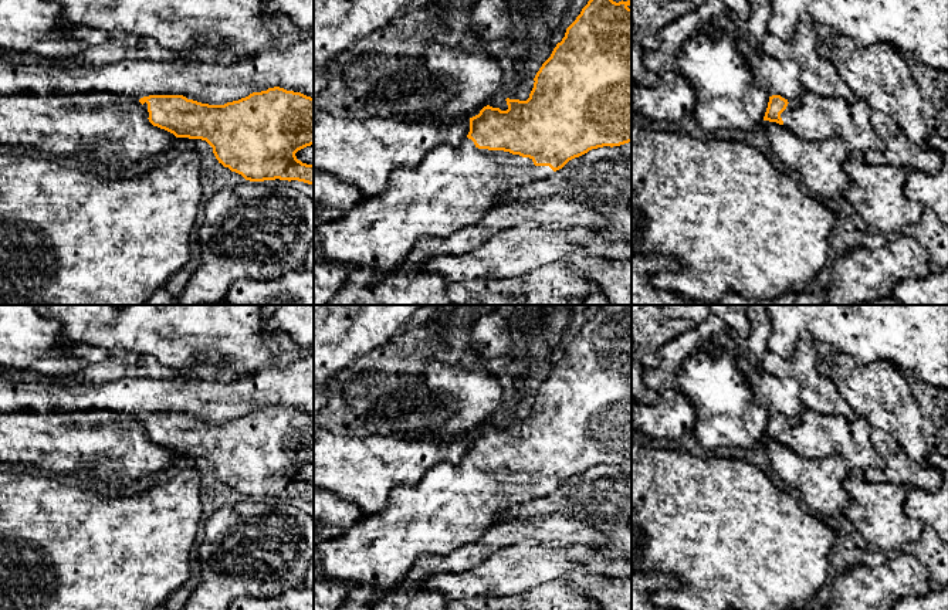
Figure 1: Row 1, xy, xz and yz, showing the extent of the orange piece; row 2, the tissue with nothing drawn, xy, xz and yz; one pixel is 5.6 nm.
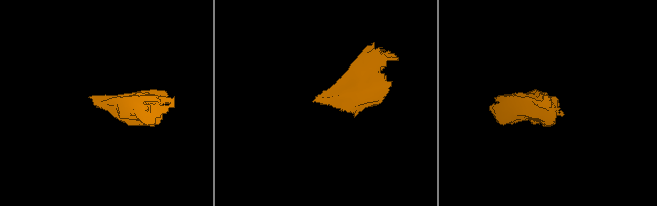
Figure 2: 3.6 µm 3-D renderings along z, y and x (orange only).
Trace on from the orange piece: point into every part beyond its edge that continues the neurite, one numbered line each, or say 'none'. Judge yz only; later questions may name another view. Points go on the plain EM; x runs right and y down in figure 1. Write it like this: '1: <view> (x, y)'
1: yz (813, 436)

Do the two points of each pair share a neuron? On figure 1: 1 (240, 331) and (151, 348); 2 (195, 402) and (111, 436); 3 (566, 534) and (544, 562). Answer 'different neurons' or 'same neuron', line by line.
1: same neuron
2: different neurons
3: different neurons

